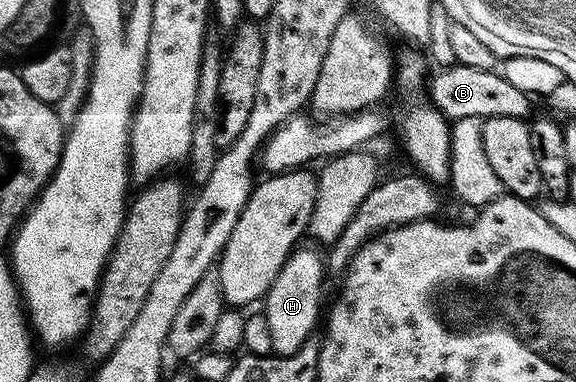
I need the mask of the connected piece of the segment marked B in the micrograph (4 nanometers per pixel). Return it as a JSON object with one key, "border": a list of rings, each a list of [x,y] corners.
{"border":[[[452,63],[448,72],[439,76],[439,81],[431,88],[434,107],[438,108],[448,121],[475,122],[489,116],[504,116],[518,120],[530,117],[532,97],[517,90],[517,86],[505,82],[505,78],[495,70],[473,70],[473,66]]]}

